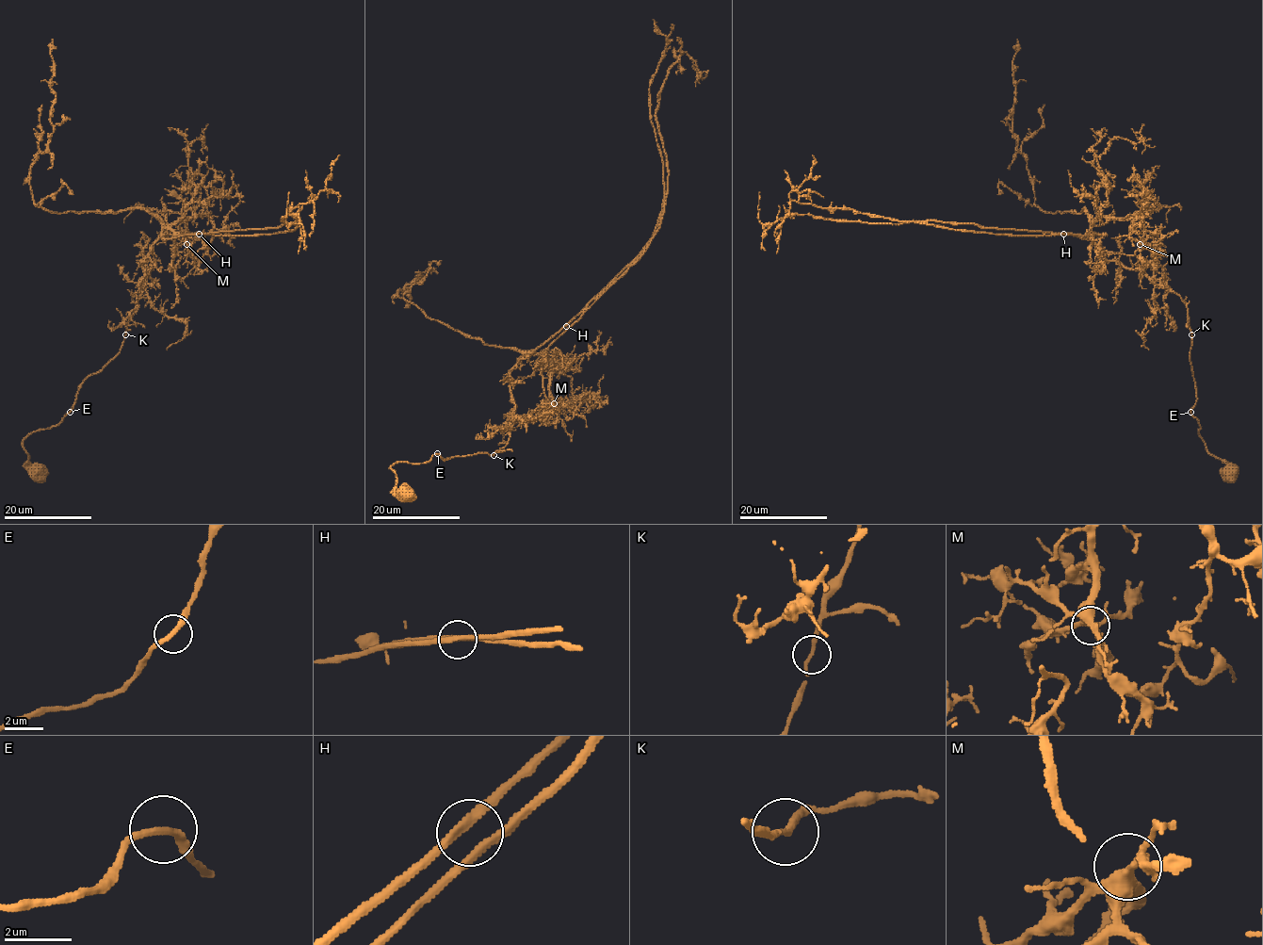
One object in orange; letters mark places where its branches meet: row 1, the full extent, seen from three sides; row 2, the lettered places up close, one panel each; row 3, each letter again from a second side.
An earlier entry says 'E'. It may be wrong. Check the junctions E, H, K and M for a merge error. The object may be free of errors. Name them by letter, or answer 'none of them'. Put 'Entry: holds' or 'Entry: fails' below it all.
none of them
Entry: fails

